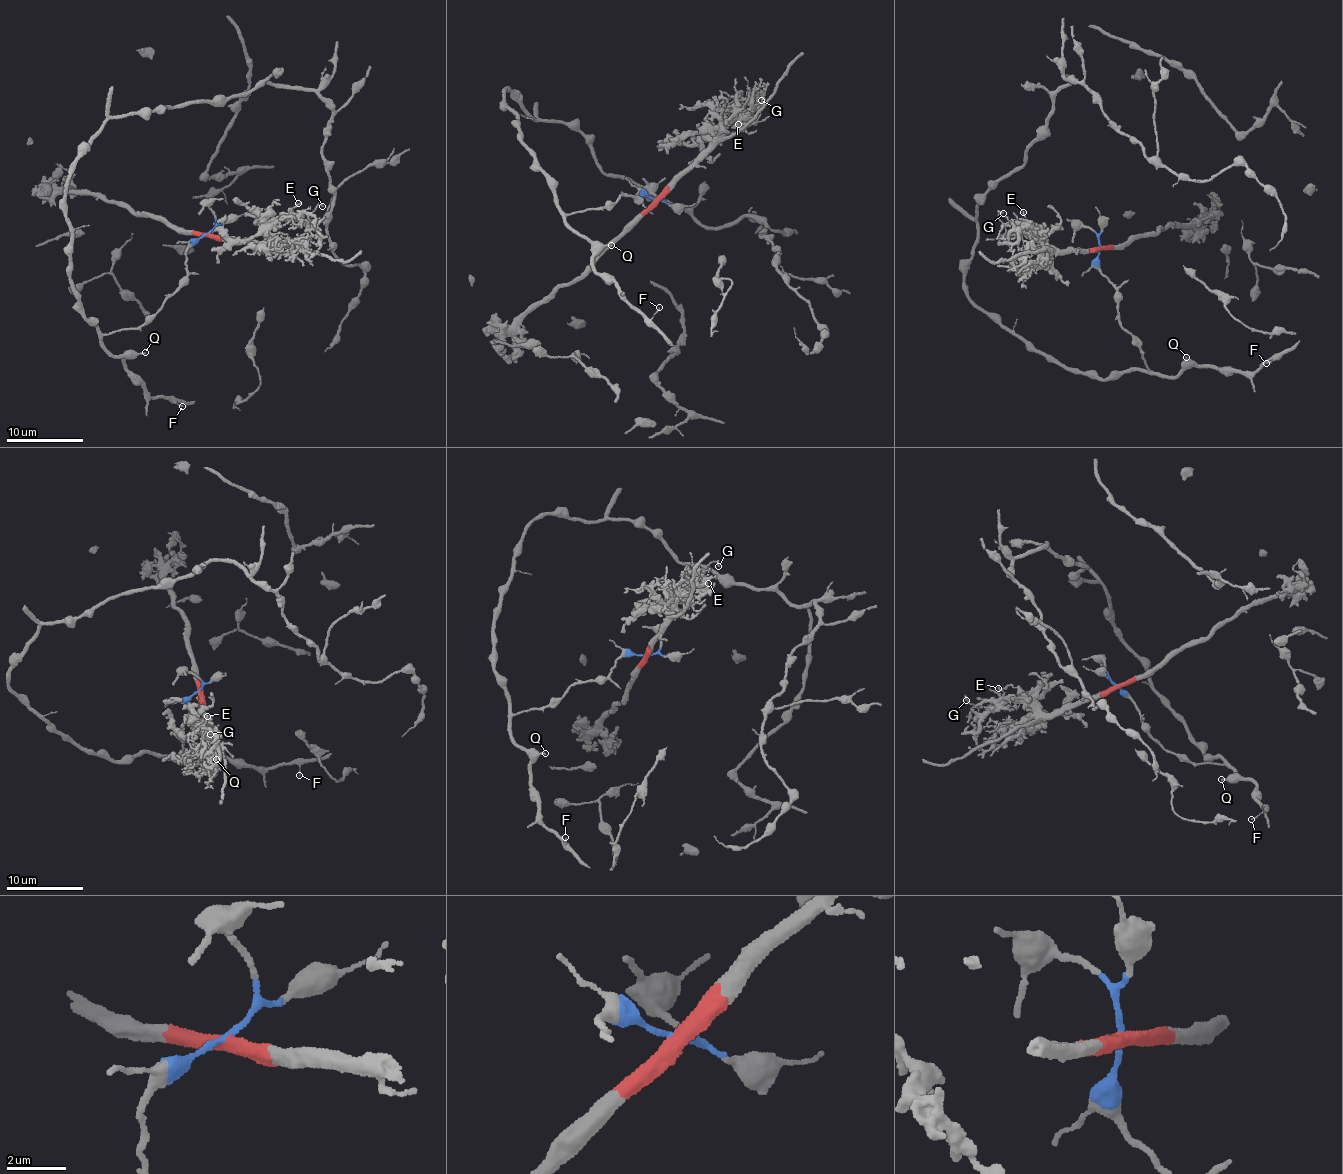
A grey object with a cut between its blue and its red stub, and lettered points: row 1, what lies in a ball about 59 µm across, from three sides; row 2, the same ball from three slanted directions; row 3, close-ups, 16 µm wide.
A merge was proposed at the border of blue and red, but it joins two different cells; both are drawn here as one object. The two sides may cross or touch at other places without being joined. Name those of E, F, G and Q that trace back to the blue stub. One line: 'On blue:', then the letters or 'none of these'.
On blue: F, Q

